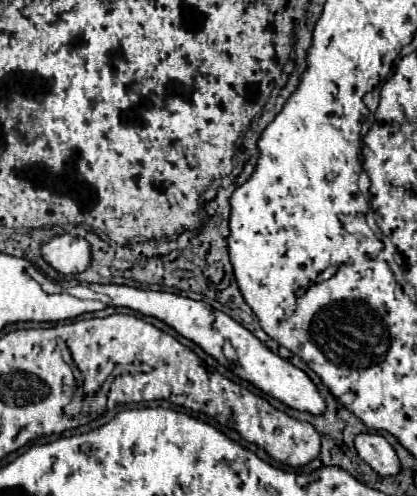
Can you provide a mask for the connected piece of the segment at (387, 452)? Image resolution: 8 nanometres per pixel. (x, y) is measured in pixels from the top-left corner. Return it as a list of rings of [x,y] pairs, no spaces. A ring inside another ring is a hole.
[[[358,434],[356,450],[360,458],[370,464],[380,476],[396,476],[400,474],[400,458],[390,442],[380,434]]]

